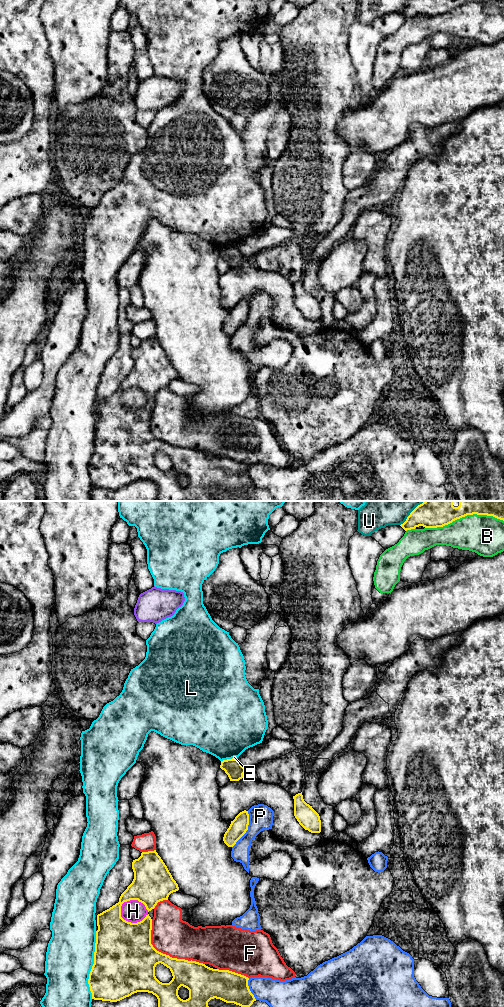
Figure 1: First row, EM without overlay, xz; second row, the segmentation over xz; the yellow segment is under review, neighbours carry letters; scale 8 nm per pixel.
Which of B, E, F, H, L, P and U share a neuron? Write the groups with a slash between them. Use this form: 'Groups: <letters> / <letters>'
Groups: B / E / F U / H / L / P

